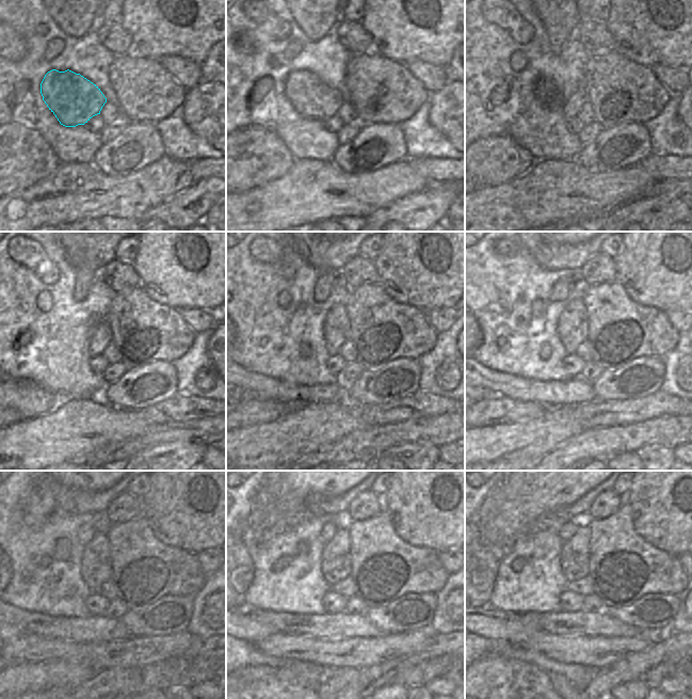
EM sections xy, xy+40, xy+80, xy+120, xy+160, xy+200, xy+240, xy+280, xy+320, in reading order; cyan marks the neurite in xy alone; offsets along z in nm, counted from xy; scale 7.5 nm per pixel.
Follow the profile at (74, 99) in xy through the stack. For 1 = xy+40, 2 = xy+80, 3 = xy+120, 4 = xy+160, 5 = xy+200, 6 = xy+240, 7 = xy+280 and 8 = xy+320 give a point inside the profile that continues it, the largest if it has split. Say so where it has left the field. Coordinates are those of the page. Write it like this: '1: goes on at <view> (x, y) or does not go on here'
1: goes on at xy+40 (309, 96)
2: goes on at xy+80 (545, 90)
3: goes on at xy+120 (101, 336)
4: goes on at xy+160 (336, 324)
5: goes on at xy+200 (573, 329)
6: goes on at xy+240 (96, 562)
7: goes on at xy+280 (336, 553)
8: goes on at xy+320 (575, 553)

